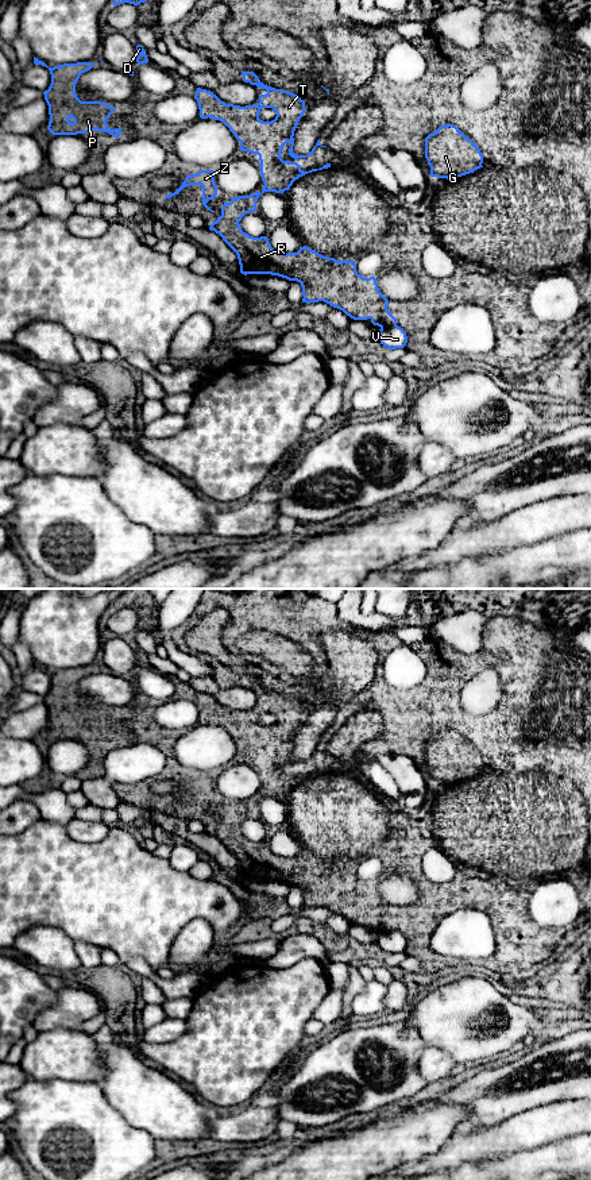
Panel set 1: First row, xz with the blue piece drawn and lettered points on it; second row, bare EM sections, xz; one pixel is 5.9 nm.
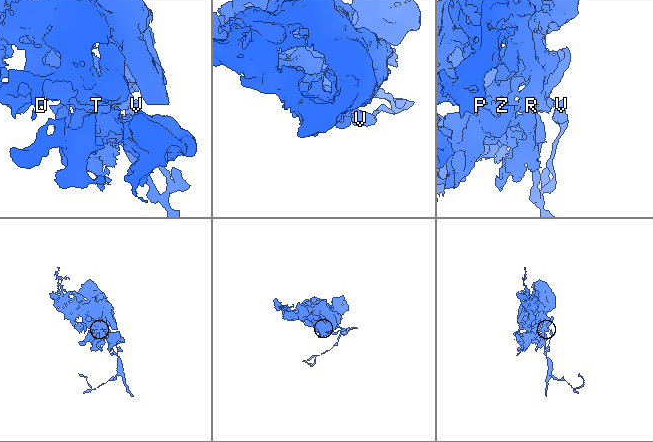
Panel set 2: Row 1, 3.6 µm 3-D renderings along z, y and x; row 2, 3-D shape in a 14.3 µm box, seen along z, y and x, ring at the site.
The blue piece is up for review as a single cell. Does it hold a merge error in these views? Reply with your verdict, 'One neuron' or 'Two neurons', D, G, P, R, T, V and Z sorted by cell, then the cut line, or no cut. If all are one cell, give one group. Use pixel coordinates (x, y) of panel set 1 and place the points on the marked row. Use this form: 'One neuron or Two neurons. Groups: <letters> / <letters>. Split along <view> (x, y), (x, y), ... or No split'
Two neurons. Groups: D G P R T Z / V. Split along xz (396, 324), (381, 328)

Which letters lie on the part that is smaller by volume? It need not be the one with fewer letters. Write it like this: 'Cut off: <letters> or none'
Cut off: V

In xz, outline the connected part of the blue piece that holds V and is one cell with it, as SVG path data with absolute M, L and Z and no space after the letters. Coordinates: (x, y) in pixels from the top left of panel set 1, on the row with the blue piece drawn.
M398 325L382 327L375 339L390 350L403 348L407 343L406 332Z

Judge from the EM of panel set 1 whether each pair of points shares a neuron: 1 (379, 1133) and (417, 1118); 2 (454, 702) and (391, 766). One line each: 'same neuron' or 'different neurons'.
1: same neuron
2: different neurons

